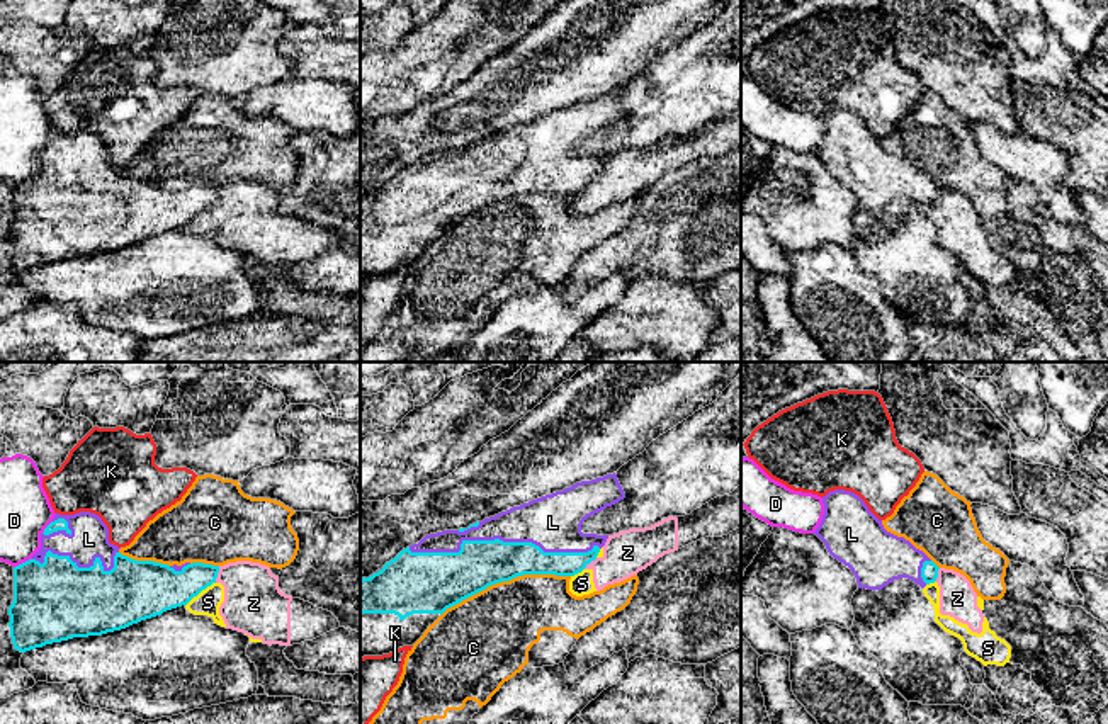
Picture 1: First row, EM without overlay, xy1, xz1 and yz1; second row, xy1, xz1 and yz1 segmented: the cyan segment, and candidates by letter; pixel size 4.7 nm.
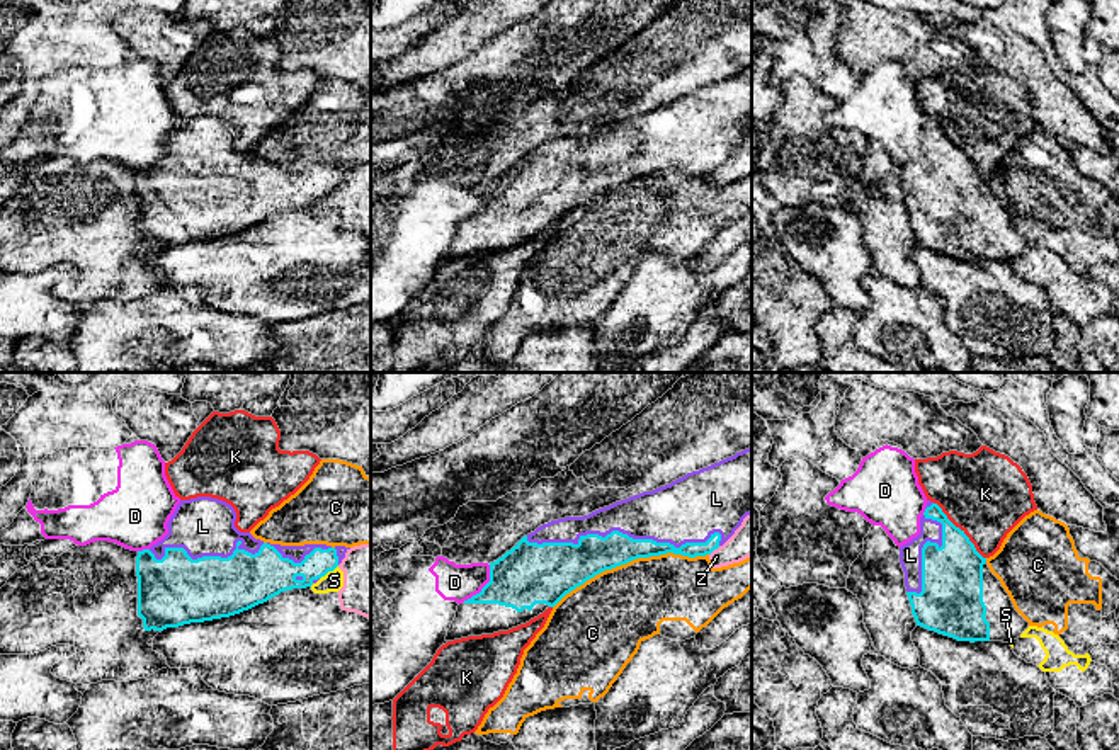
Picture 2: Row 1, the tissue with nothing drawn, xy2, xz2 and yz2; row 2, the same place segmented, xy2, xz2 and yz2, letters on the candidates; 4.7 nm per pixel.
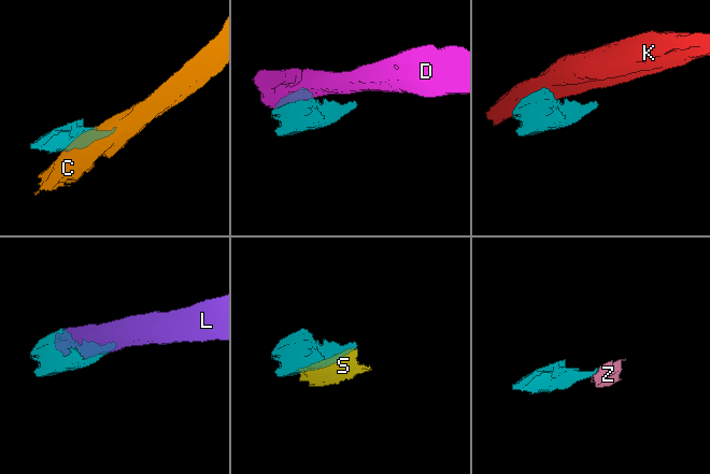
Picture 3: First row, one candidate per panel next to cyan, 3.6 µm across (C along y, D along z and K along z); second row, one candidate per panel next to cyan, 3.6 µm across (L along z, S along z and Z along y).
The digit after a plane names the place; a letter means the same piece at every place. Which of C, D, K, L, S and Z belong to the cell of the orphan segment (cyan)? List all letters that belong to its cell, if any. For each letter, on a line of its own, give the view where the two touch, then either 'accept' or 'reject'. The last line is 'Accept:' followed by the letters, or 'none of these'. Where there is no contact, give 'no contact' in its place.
C: xz2 | reject
D: xz2 | reject
K: yz2 | reject
L: xz2 | accept
S: xy1 | reject
Z: xy1 | reject
Accept: L

